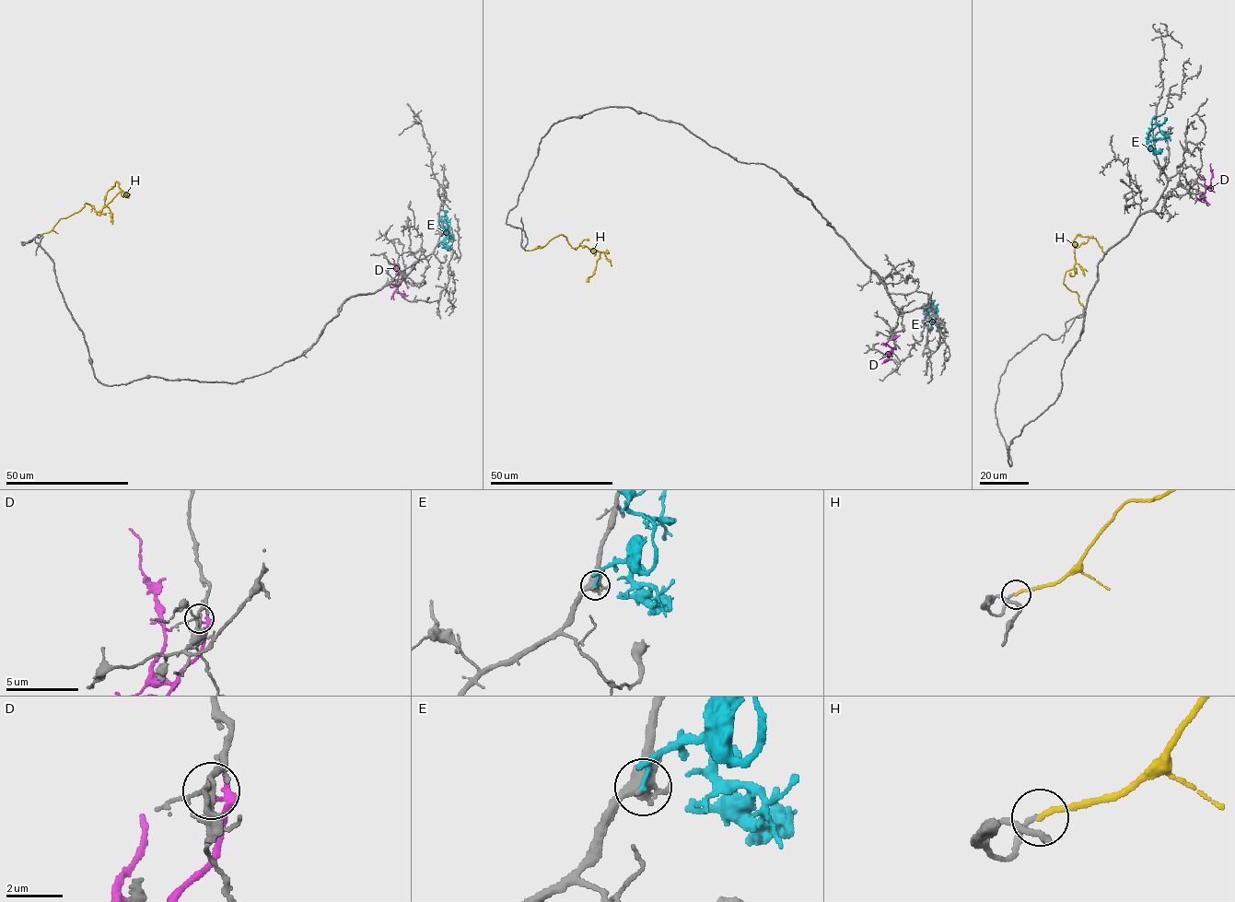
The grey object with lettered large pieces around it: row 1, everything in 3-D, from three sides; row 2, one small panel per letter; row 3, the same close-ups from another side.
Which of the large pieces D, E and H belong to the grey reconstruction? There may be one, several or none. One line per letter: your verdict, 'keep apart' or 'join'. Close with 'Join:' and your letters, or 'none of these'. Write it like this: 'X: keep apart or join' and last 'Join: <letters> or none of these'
D: keep apart
E: keep apart
H: join
Join: H

